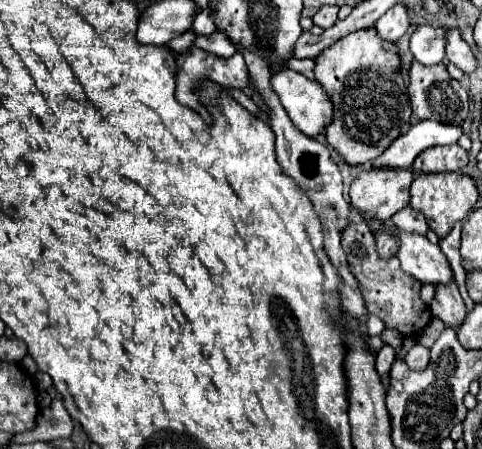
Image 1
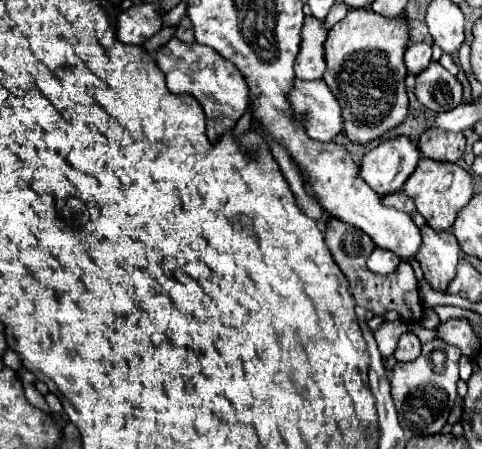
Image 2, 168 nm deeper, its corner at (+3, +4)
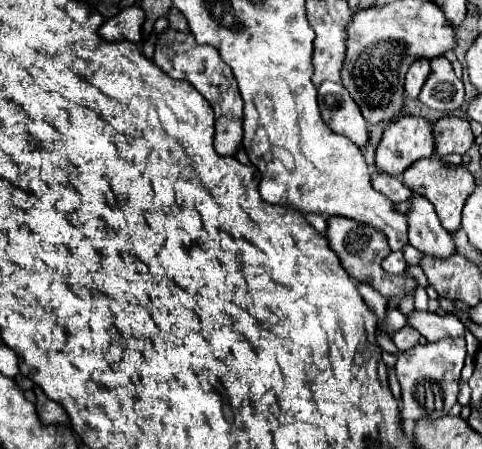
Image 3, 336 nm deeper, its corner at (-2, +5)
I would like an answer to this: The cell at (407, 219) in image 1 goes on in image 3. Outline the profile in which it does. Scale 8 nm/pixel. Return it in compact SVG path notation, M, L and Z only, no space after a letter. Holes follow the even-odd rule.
M373 171L373 181L371 181L373 189L377 189L379 193L383 193L387 199L391 199L393 203L399 201L407 201L411 197L411 191L399 181L399 177L385 177L385 173L377 173Z

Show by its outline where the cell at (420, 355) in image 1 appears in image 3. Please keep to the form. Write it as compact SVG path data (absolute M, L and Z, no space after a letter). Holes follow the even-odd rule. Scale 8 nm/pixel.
M405 325L405 329L399 329L397 333L393 333L391 339L393 339L393 343L395 343L395 347L399 351L407 351L407 349L411 349L411 347L415 347L419 343L421 335L417 333L417 329Z

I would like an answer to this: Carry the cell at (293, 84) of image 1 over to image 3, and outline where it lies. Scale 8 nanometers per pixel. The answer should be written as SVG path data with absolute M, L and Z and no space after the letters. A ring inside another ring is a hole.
M325 81L319 87L319 107L321 107L321 115L327 123L327 127L337 133L337 135L345 135L347 139L351 139L359 149L363 149L369 141L369 129L367 129L367 121L361 115L361 109L355 105L355 101L351 99L351 95L347 93L347 89L341 83L331 83ZM325 95L335 95L337 103L335 107L329 107L325 103Z

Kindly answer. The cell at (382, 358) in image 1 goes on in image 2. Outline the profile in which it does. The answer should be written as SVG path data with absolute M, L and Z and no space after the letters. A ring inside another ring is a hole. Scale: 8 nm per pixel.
M396 320L396 322L384 322L376 332L374 332L374 338L378 342L378 348L382 352L384 358L390 358L398 346L398 340L400 336L408 330L408 324L402 322L402 320Z

